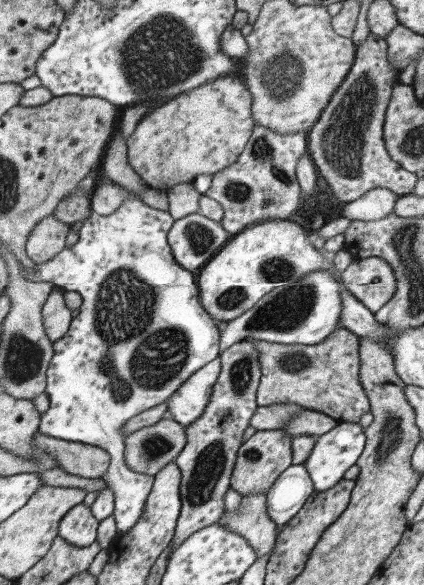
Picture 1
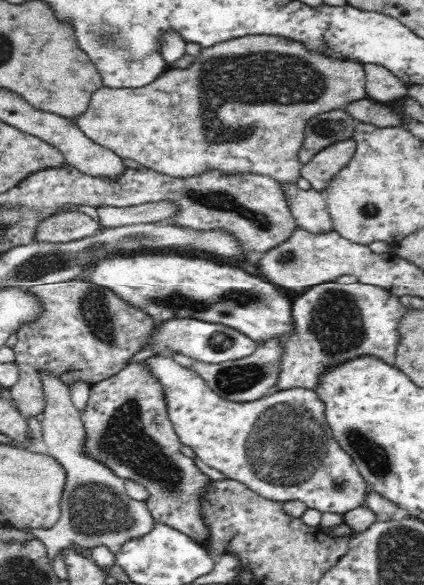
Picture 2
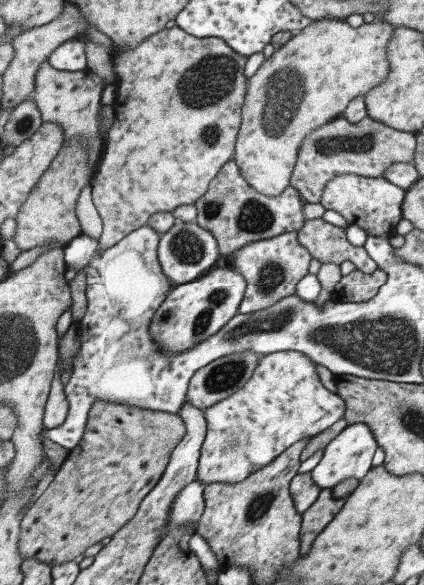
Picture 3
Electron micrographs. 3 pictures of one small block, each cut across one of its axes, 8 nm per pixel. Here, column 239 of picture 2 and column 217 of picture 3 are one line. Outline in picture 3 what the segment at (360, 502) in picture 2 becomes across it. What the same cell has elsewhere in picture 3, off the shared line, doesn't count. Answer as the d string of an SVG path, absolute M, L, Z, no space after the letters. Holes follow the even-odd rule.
M273 352L257 360L257 368L251 378L237 392L219 400L203 410L207 422L205 442L201 444L201 456L197 464L197 480L203 486L213 482L241 482L263 466L271 464L281 452L299 440L311 440L319 432L331 428L345 416L345 400L327 390L315 372L313 362L299 352Z

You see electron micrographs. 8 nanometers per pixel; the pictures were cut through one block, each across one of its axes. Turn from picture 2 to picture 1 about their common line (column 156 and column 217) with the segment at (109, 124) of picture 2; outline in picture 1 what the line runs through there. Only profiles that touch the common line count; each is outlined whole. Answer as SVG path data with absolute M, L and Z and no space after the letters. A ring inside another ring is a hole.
M223 76L211 84L203 84L191 92L183 92L165 104L151 108L127 138L127 164L141 176L151 190L167 190L177 184L191 184L199 174L215 174L233 164L245 150L253 134L251 94L239 76Z

